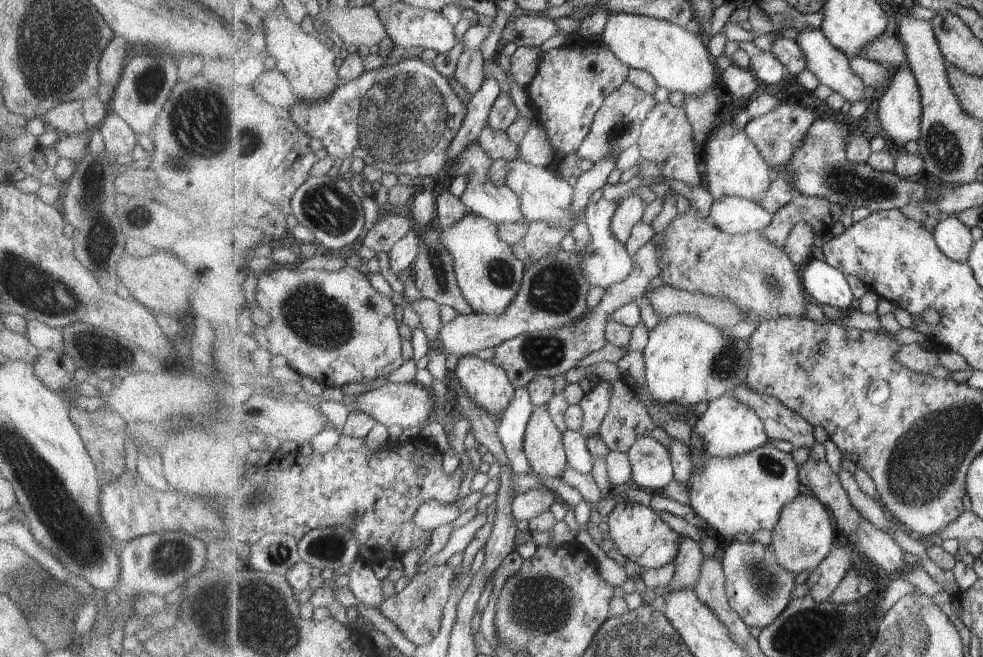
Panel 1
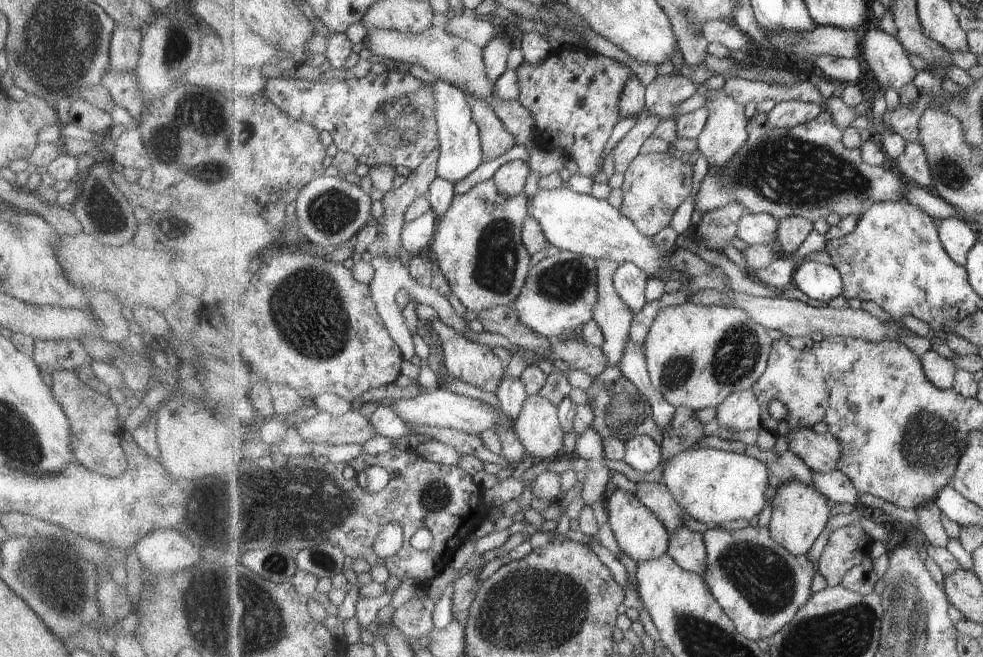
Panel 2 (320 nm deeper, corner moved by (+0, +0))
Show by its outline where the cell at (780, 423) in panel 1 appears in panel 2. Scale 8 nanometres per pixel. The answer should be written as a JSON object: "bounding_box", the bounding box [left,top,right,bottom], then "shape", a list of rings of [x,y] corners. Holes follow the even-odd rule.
{"bounding_box":[787,429,842,473],"shape":[[[797,429],[787,436],[789,450],[799,455],[811,470],[830,473],[838,468],[842,444],[834,434],[817,434],[812,429]]]}

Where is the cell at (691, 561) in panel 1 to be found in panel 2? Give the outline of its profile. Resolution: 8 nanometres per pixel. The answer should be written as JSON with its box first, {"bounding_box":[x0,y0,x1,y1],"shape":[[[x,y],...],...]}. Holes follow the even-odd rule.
{"bounding_box":[635,481,684,533],"shape":[[[643,481],[635,483],[635,486],[635,494],[640,498],[640,501],[645,506],[650,507],[662,519],[671,533],[683,526],[683,518],[681,516],[683,516],[684,508],[671,494],[667,486],[662,482],[650,483]]]}

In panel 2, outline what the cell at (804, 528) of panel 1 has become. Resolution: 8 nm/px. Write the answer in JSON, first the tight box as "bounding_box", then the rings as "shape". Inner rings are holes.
{"bounding_box":[768,480,832,556],"shape":[[[790,480],[776,489],[768,524],[771,536],[795,556],[807,555],[831,518],[832,502],[819,489],[800,480]]]}

